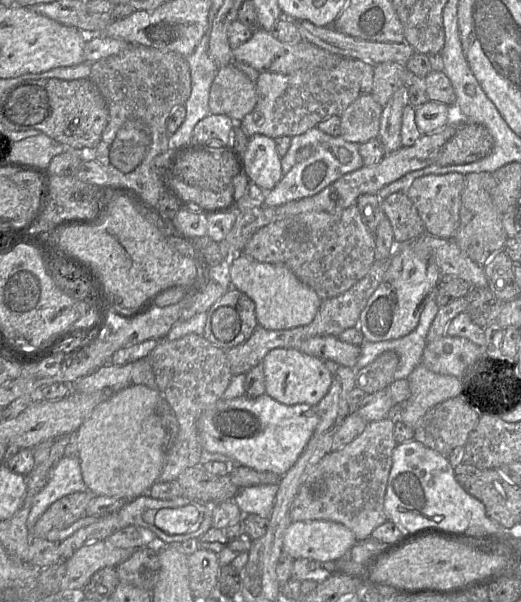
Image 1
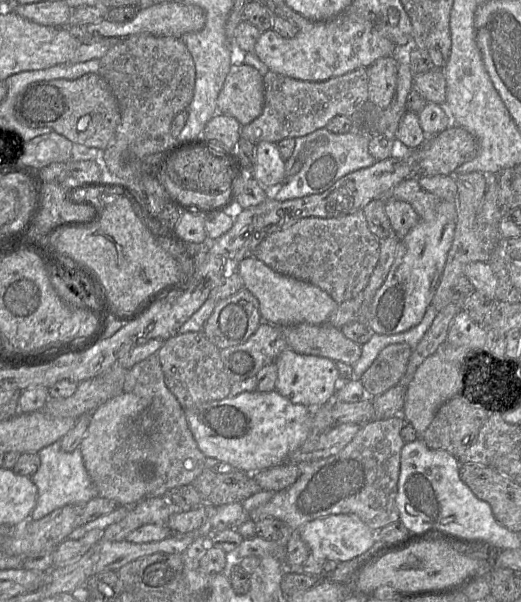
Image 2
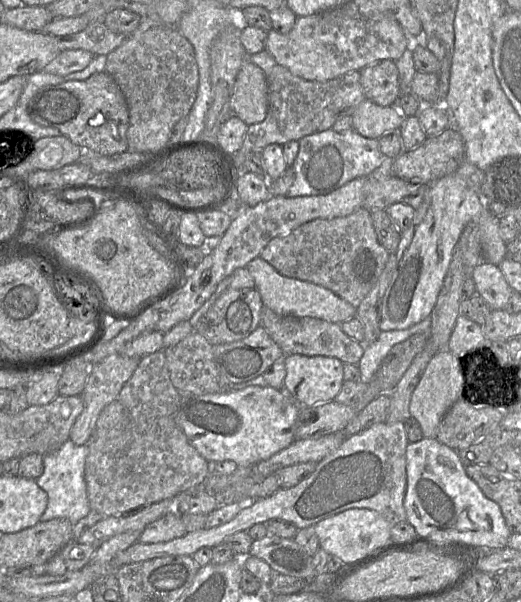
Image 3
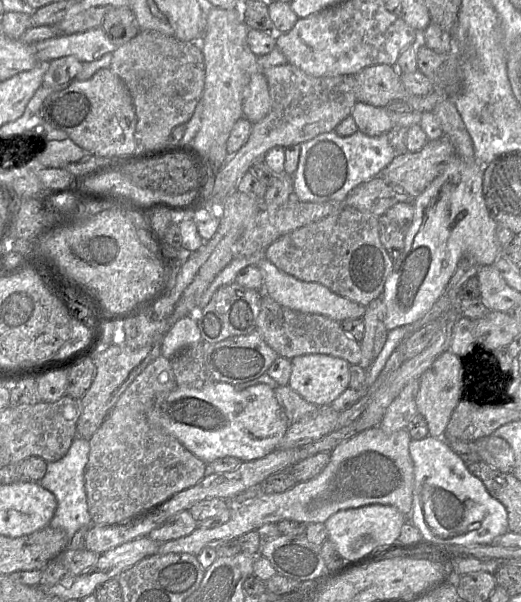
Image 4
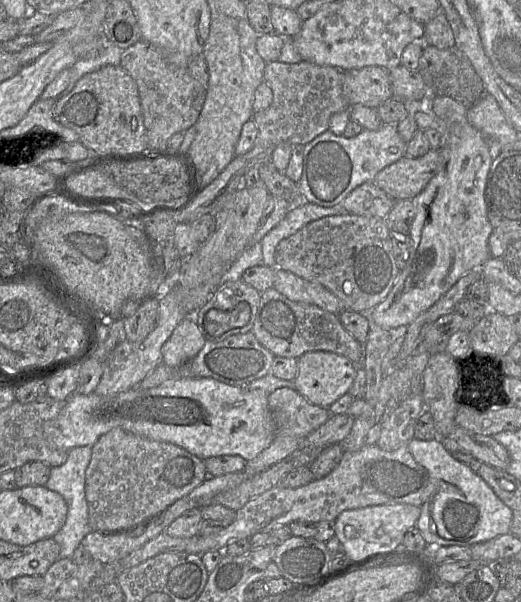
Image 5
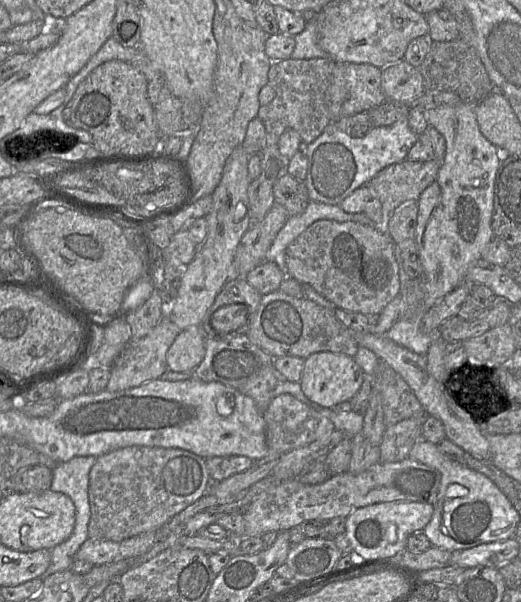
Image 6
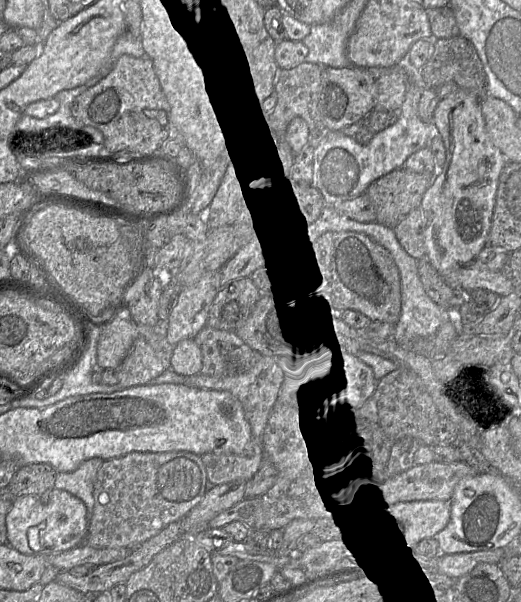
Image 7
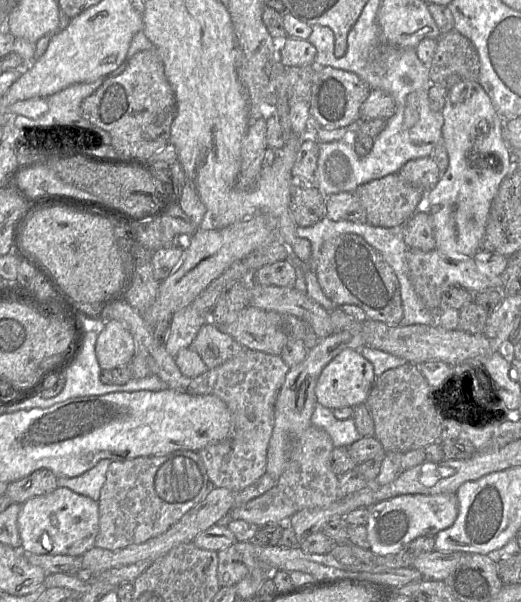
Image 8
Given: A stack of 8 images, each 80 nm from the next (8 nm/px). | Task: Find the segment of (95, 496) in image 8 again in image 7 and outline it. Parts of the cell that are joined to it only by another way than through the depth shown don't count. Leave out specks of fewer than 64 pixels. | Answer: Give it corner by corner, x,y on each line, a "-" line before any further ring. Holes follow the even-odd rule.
90,458
83,461
72,472
56,472
54,488
66,490
80,498
87,508
88,520
90,520
95,505
93,490
97,472
104,460

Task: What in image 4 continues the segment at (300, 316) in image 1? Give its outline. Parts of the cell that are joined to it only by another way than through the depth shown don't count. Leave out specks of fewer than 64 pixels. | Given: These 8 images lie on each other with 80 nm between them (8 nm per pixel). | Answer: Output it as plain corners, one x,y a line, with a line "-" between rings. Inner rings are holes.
262,258
257,263
257,267
262,275
262,293
282,306
303,313
321,314
340,323
347,319
362,318
365,313
366,306
341,297
320,283
299,280
294,276
279,270
265,258

